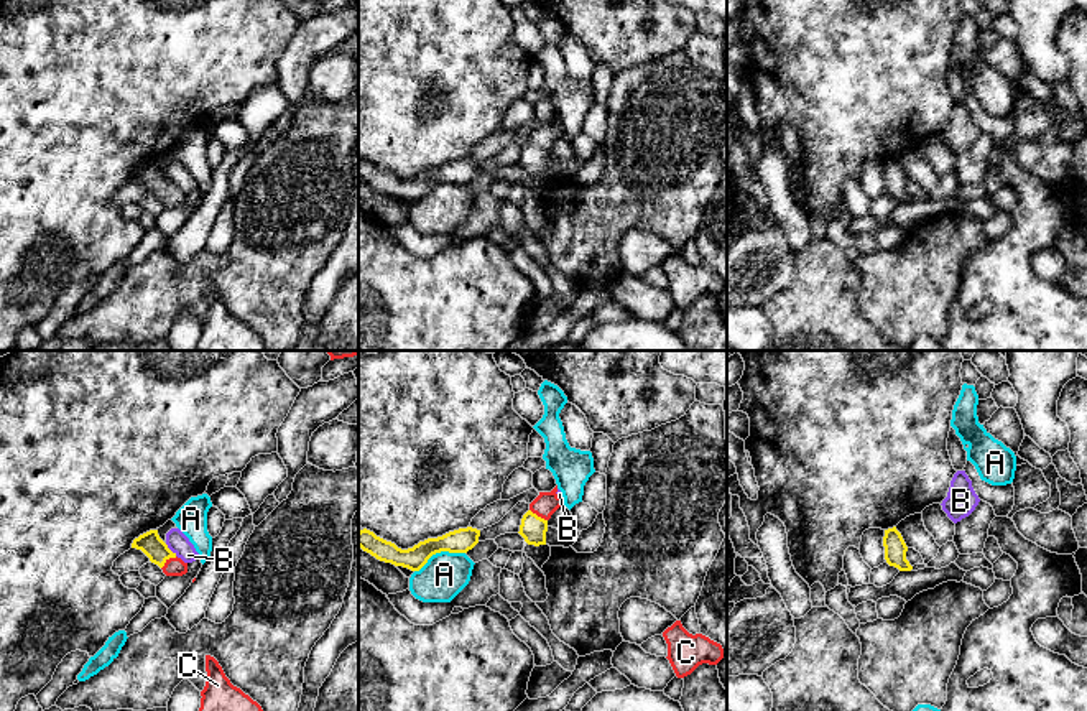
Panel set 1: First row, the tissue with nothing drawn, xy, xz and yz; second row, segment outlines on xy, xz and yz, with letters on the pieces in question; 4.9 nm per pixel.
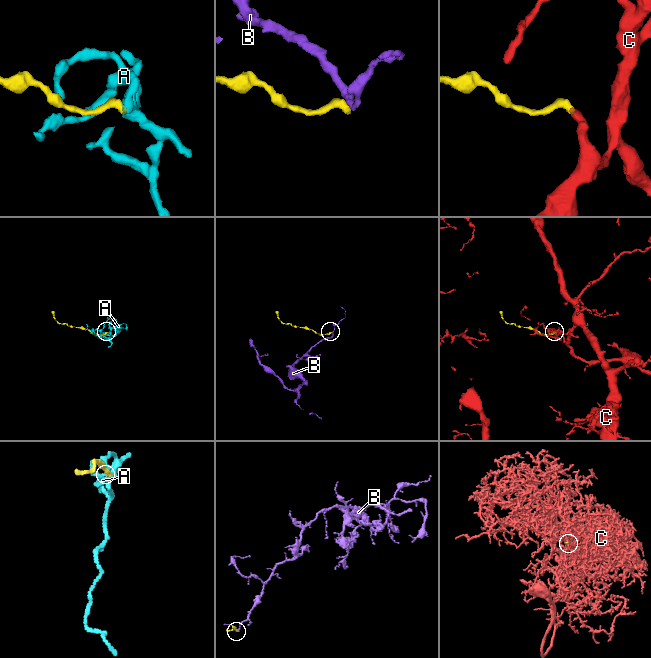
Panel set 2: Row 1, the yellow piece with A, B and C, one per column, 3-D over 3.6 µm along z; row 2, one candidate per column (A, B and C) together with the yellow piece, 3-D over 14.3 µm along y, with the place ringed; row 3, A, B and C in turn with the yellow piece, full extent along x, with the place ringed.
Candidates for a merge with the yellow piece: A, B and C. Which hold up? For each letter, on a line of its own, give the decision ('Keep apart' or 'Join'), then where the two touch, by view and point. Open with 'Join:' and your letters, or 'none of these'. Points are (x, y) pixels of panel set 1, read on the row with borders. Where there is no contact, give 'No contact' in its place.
Join: C
A: Keep apart. Touches yellow at xz (439, 552)
B: Keep apart. Touches yellow at xy (170, 550)
C: Join. Touches yellow at xy (168, 558)

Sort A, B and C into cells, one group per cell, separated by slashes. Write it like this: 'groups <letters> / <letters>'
groups A / B / C

